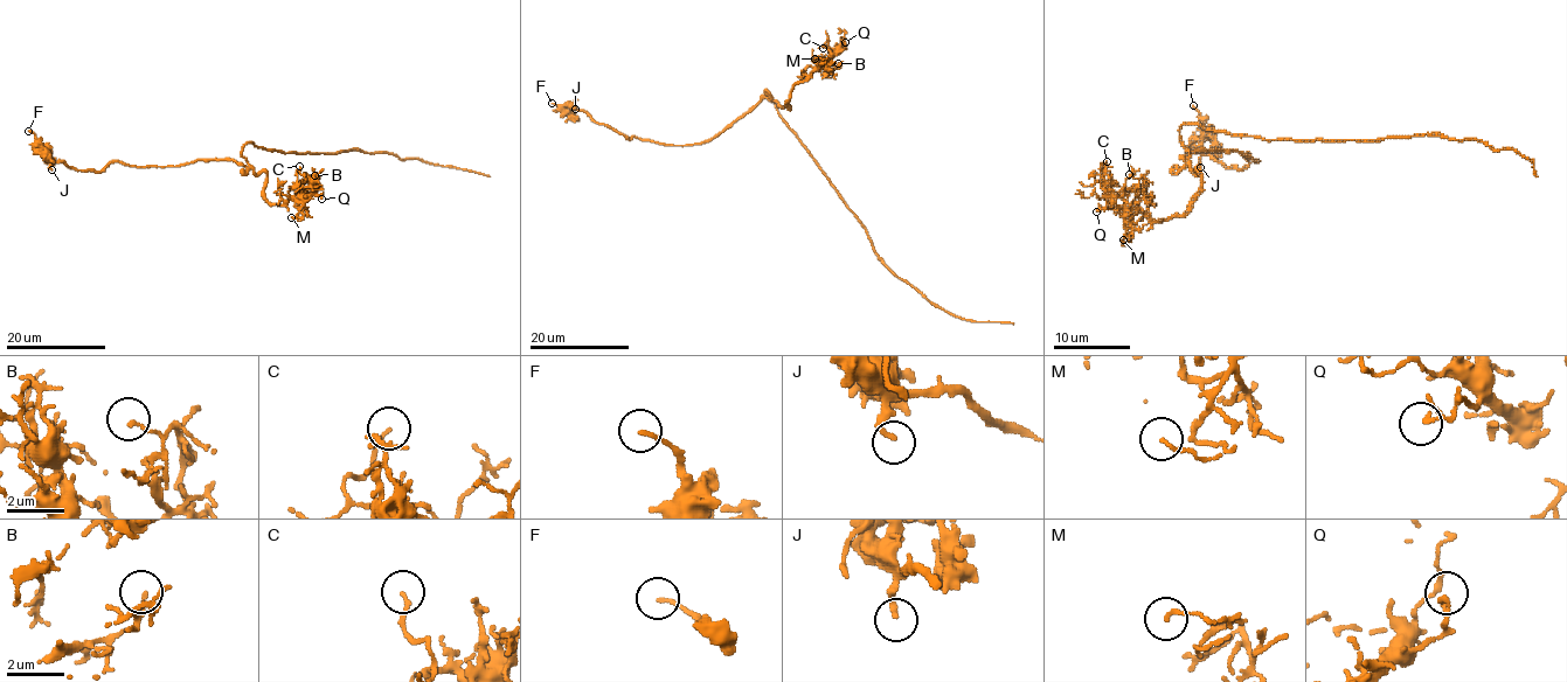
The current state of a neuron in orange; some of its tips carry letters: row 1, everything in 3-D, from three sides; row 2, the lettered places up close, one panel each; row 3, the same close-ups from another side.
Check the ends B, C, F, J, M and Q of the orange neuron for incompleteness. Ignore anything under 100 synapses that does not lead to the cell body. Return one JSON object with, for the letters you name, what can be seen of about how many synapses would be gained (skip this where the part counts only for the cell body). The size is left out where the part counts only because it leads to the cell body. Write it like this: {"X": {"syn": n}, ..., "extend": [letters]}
{"extend": []}

